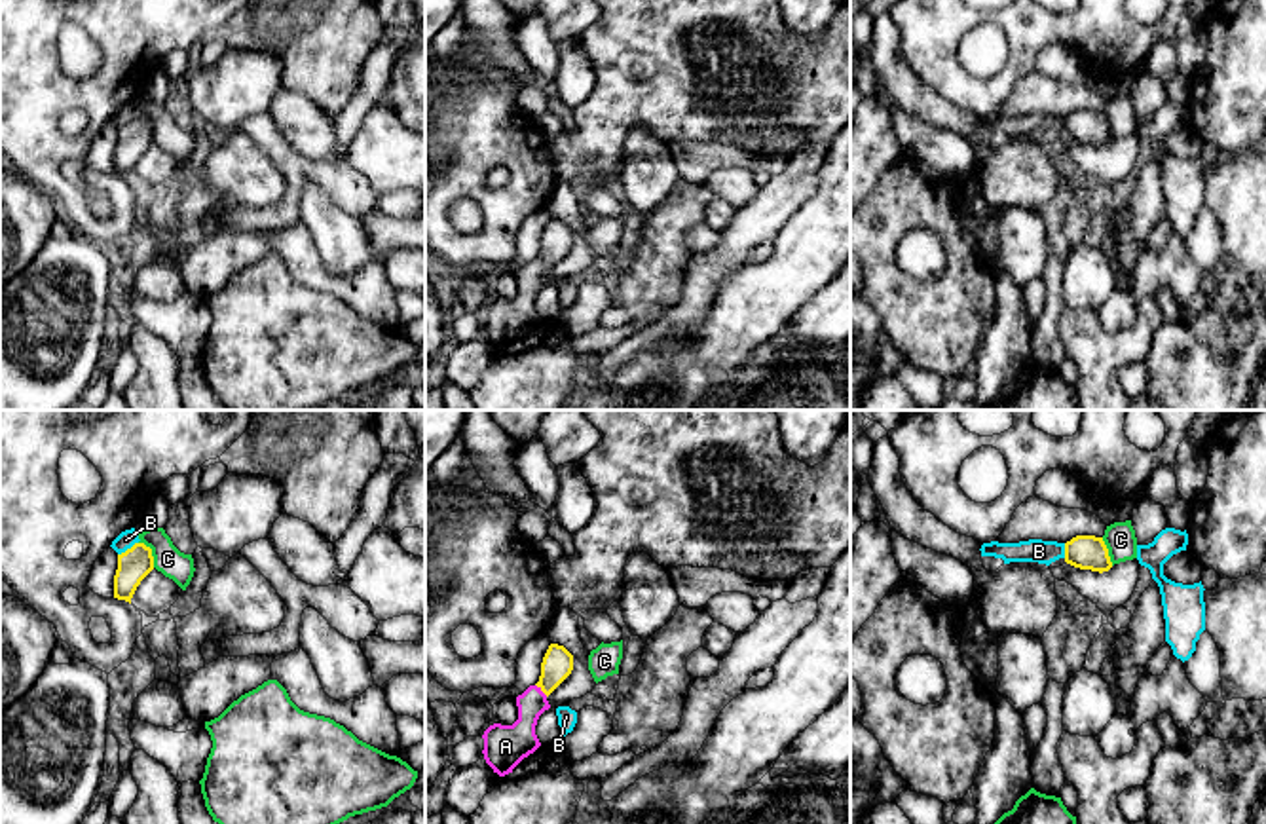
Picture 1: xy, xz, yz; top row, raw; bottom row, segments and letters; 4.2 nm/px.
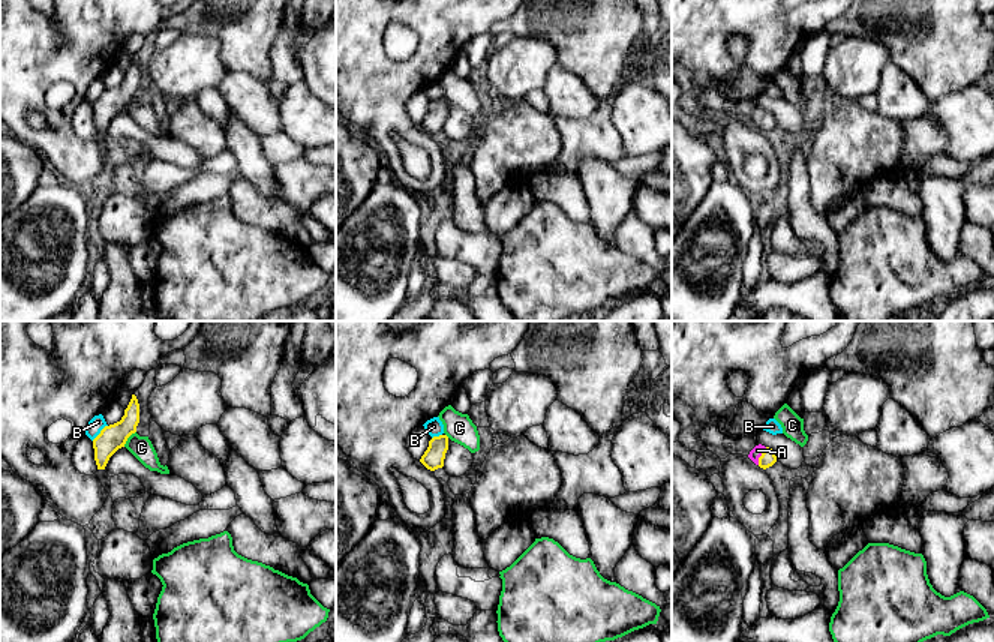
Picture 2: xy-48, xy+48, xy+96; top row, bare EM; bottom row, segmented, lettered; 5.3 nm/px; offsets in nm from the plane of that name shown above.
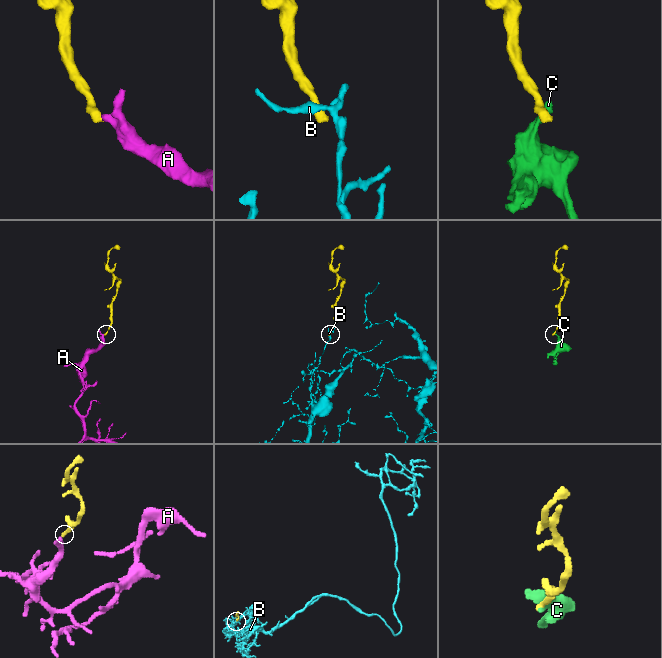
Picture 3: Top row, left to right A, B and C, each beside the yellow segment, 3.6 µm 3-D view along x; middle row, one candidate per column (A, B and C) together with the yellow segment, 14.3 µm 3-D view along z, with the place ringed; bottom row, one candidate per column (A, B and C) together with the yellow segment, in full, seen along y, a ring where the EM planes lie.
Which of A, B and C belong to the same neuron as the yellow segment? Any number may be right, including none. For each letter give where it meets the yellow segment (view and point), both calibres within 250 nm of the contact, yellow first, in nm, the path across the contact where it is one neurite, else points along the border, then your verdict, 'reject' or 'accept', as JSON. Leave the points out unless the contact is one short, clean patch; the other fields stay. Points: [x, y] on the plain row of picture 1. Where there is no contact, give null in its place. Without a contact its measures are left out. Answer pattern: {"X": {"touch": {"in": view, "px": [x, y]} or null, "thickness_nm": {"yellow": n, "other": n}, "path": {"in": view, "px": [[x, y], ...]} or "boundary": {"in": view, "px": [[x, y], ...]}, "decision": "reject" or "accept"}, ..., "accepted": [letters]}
{"A": {"touch": {"in": "xz", "px": [541, 264]}, "thickness_nm": {"yellow": 130, "other": 150}, "path": {"in": "xz", "px": [[557, 240], [541, 264], [517, 316]]}, "decision": "accept"}, "B": {"touch": {"in": "xy", "px": [128, 124]}, "thickness_nm": {"yellow": 140, "other": 80}, "boundary": {"in": "xy", "px": [[137, 116], [118, 130]]}, "decision": "reject"}, "C": {"touch": {"in": "xy", "px": [150, 128]}, "thickness_nm": {"yellow": 140, "other": 120}, "boundary": {"in": "xy", "px": [[139, 116], [150, 124], [154, 141]]}, "decision": "reject"}, "accepted": ["A"]}

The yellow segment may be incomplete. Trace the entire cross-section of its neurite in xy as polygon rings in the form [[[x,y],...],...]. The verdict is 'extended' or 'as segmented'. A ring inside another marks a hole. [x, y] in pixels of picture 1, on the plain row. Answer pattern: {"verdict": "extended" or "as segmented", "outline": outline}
{"verdict": "as segmented", "outline": [[[135,118],[131,123],[118,129],[118,144],[114,150],[114,173],[131,178],[137,161],[152,144],[152,123],[144,118]]]}

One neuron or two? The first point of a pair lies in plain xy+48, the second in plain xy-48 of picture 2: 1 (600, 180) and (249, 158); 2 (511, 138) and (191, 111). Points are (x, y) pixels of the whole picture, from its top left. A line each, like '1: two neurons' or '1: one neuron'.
1: one neuron
2: one neuron

